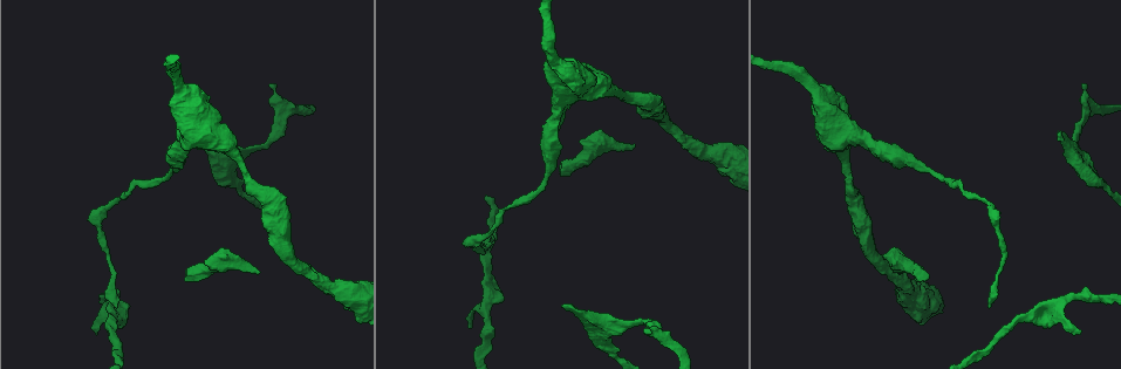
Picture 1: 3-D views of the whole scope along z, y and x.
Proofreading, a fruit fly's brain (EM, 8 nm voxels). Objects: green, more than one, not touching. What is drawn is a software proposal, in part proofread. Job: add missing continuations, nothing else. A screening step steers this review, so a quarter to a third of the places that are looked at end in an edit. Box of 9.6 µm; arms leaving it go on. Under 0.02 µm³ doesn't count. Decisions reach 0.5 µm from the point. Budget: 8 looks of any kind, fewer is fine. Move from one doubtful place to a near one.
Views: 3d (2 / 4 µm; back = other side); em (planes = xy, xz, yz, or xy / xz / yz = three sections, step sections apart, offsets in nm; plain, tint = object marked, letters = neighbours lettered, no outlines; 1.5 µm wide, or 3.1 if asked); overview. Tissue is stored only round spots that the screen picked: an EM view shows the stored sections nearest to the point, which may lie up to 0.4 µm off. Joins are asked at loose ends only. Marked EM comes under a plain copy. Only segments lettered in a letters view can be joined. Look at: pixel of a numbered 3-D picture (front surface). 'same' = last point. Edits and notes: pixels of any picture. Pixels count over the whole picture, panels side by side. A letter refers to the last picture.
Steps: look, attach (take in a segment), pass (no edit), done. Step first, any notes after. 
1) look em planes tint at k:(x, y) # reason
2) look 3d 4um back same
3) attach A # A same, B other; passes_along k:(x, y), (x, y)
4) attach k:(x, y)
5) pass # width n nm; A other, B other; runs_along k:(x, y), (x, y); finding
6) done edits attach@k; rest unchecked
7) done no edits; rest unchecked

look em planes letters at 1:(631, 146) # an open end

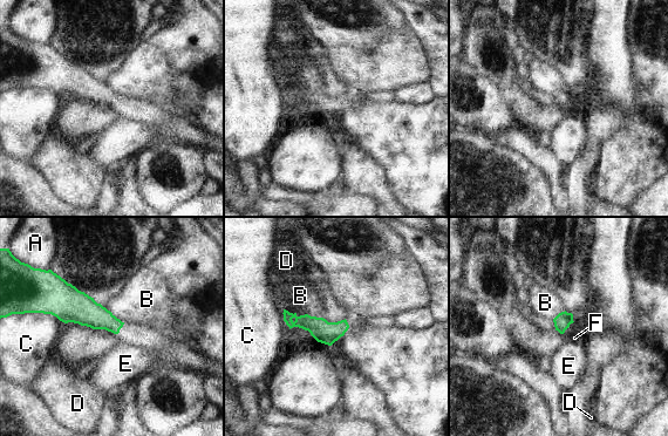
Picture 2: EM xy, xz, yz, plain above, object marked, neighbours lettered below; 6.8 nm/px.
pass # longest_contact C 260 nm; A other, B other, C other, D other, E other, F other; border 2:(101, 305), (124, 322); no lettered segment goes on from it

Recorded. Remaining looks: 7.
look 3d 4um at 1:(185, 276) # an open end

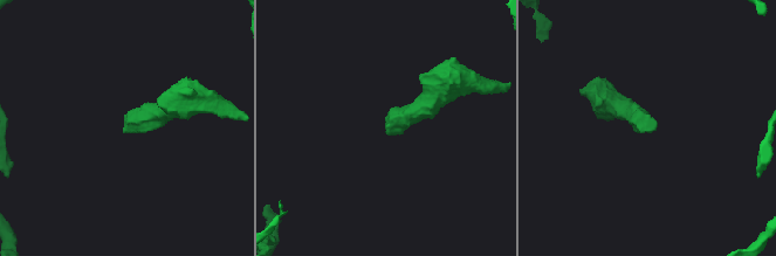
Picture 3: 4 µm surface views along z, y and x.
look em planes letters at 3:(654, 127)

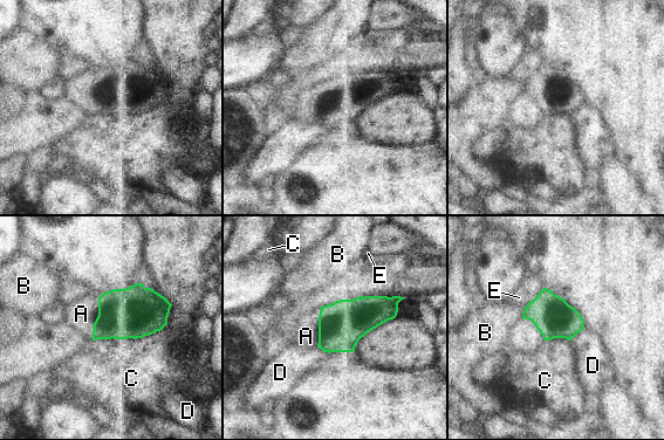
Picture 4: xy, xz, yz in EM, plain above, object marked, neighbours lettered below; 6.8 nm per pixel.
attach A # A same, B other, C other, D other, E other; the neuron continues

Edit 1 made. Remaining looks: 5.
look overview # see it whole again

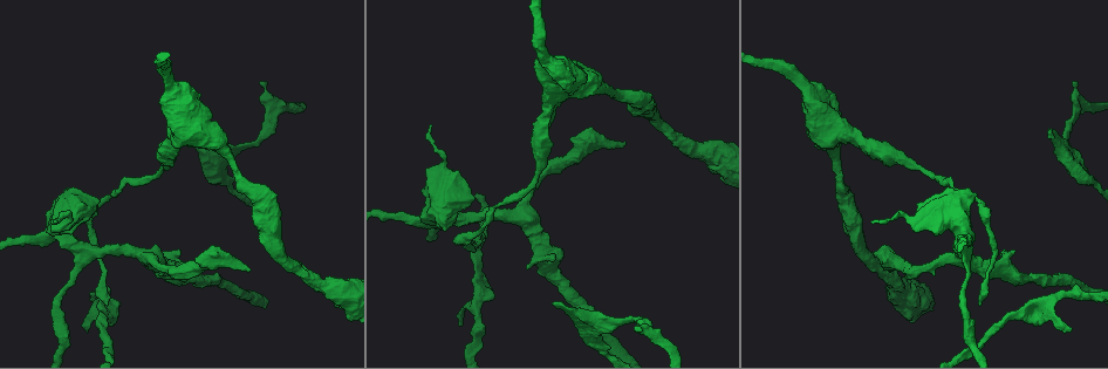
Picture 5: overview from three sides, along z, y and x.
look 3d 4um at 5:(108, 303) # branch stops here

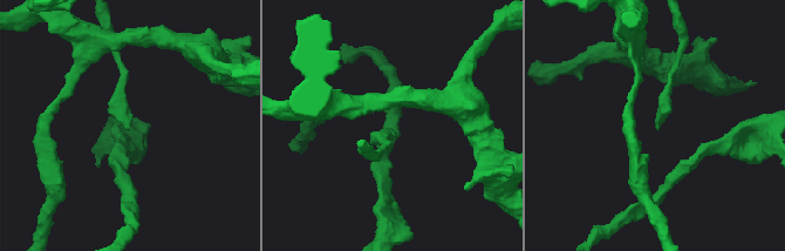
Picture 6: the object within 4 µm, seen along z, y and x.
look em yz step 4 letters at 6:(390, 129)

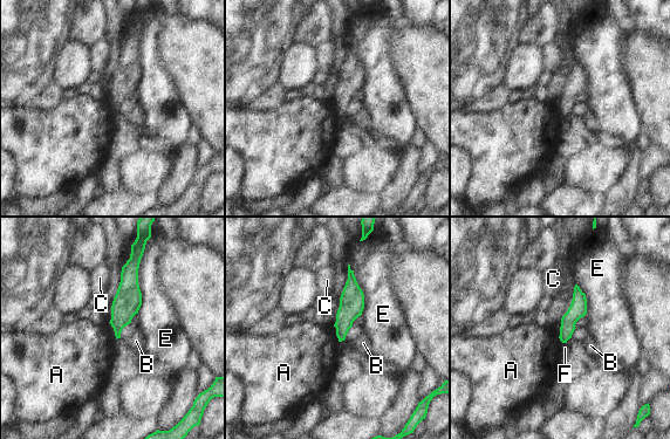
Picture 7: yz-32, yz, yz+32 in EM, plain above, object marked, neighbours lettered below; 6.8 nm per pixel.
look em planes letters same # another direction

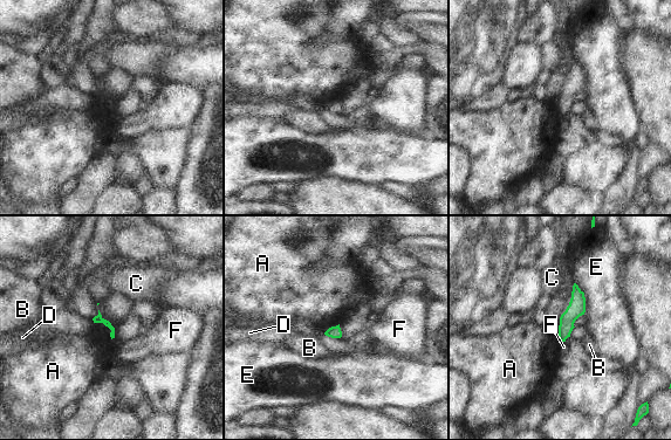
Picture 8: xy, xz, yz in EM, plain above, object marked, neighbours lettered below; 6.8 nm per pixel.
pass # A other, B other, C other, D other, E other, F other; runs_along 8:(575, 288), (576, 308), (562, 337); none of them fits

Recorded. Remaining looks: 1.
done edits attach@4; rest unchecked

